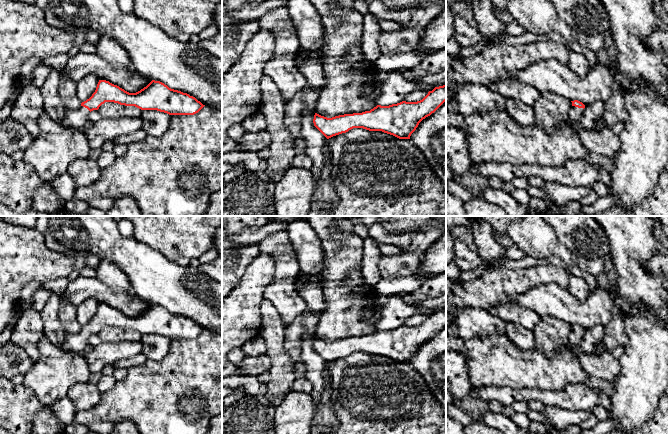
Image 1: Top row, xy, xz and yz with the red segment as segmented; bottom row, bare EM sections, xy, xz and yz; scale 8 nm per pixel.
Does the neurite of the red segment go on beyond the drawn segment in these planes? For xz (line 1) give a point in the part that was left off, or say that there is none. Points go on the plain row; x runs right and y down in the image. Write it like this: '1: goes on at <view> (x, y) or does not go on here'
1: does not go on here

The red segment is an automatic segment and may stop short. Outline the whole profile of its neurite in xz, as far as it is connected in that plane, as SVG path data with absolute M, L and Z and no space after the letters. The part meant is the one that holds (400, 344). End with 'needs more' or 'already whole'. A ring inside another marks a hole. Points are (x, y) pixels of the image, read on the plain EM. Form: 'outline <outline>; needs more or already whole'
outline M446 309L435 311L420 325L402 325L389 330L377 329L370 335L327 342L317 337L314 350L327 362L353 352L382 355L399 363L410 363L419 347L446 325Z; already whole

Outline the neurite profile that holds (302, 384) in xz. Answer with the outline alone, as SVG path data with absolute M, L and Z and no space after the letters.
M303 374L302 376L295 379L293 383L293 390L310 394L313 390L313 385Z

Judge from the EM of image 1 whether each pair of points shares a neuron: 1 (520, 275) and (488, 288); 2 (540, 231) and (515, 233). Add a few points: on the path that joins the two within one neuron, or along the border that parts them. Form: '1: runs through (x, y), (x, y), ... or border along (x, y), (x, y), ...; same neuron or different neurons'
1: runs through (512, 283), (496, 286); same neuron
2: runs through (534, 233), (521, 233); same neuron

